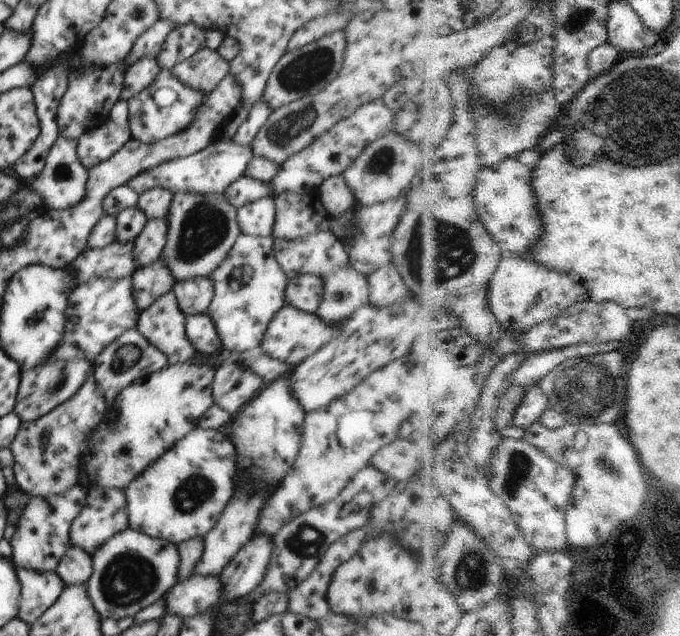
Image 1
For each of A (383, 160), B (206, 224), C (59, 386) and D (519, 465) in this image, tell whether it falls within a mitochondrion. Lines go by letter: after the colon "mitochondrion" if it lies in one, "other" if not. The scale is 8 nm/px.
A: mitochondrion
B: mitochondrion
C: mitochondrion
D: mitochondrion

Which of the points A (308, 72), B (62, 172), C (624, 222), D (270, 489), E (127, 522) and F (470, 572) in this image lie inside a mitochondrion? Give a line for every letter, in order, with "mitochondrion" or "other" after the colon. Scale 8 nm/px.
A: mitochondrion
B: other
C: other
D: other
E: other
F: mitochondrion

